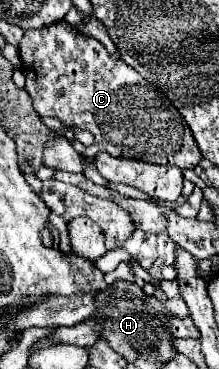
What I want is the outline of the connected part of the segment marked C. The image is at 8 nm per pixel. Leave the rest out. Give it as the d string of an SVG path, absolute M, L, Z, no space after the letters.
M66 20L48 24L46 28L38 30L24 30L24 36L18 44L18 52L22 60L22 72L26 76L26 92L34 102L34 110L40 116L56 116L66 126L88 130L94 134L96 140L90 148L82 146L76 138L72 140L72 146L82 156L92 160L96 154L108 152L120 158L132 158L152 164L172 164L180 170L194 168L202 160L202 154L198 152L198 144L194 144L188 124L176 112L172 102L162 92L158 92L158 88L146 82L134 68L124 64L120 58L110 56L98 40L80 34Z

